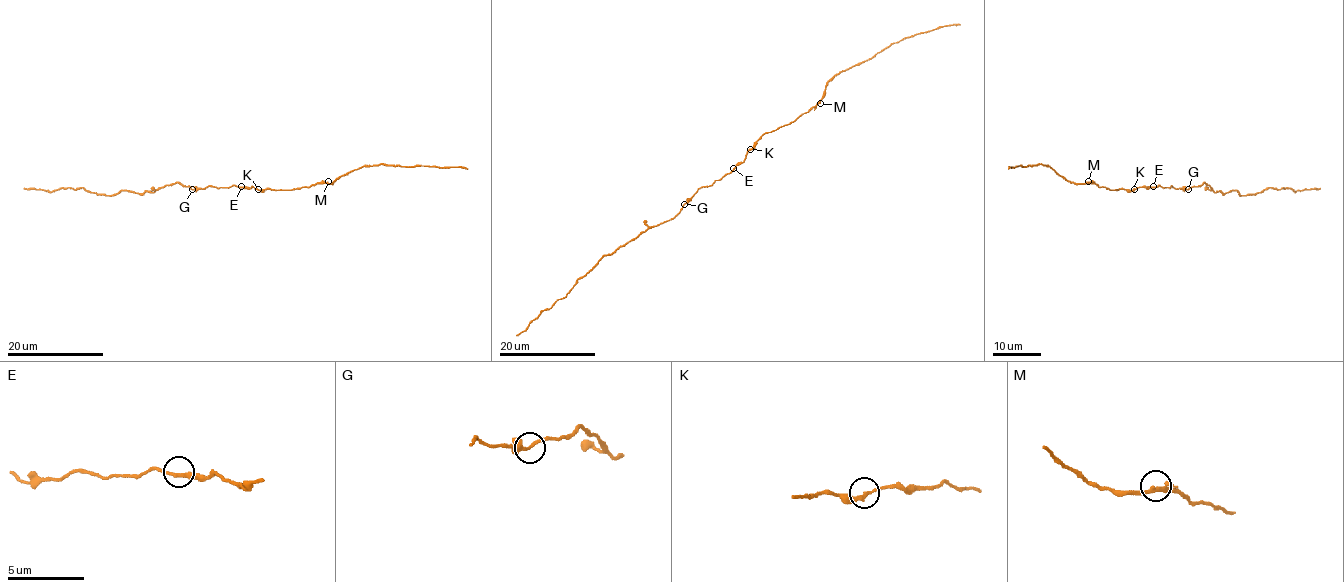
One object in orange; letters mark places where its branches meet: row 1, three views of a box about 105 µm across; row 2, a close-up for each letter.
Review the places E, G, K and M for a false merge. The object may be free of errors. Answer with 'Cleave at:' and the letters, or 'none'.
Cleave at: none

